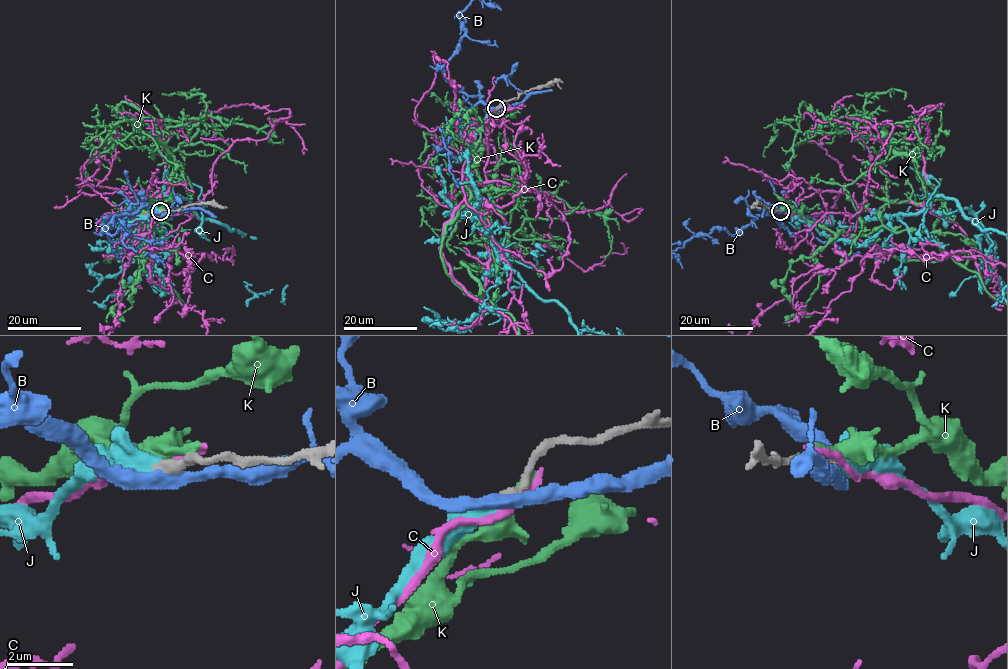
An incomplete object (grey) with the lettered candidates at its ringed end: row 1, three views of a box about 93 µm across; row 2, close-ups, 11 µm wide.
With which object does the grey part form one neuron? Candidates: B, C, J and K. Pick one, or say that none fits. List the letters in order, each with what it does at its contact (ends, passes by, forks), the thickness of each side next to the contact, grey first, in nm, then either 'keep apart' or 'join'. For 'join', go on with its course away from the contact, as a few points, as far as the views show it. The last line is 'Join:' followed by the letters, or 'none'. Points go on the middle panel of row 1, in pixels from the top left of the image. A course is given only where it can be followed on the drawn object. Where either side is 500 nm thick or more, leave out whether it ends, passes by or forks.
B: it passes by | 340/360 nm | keep apart
C: it ends | 400/280 nm | keep apart
J: it ends | 320/480 nm | join
K: it ends | 280/320 nm | keep apart
Join: J

